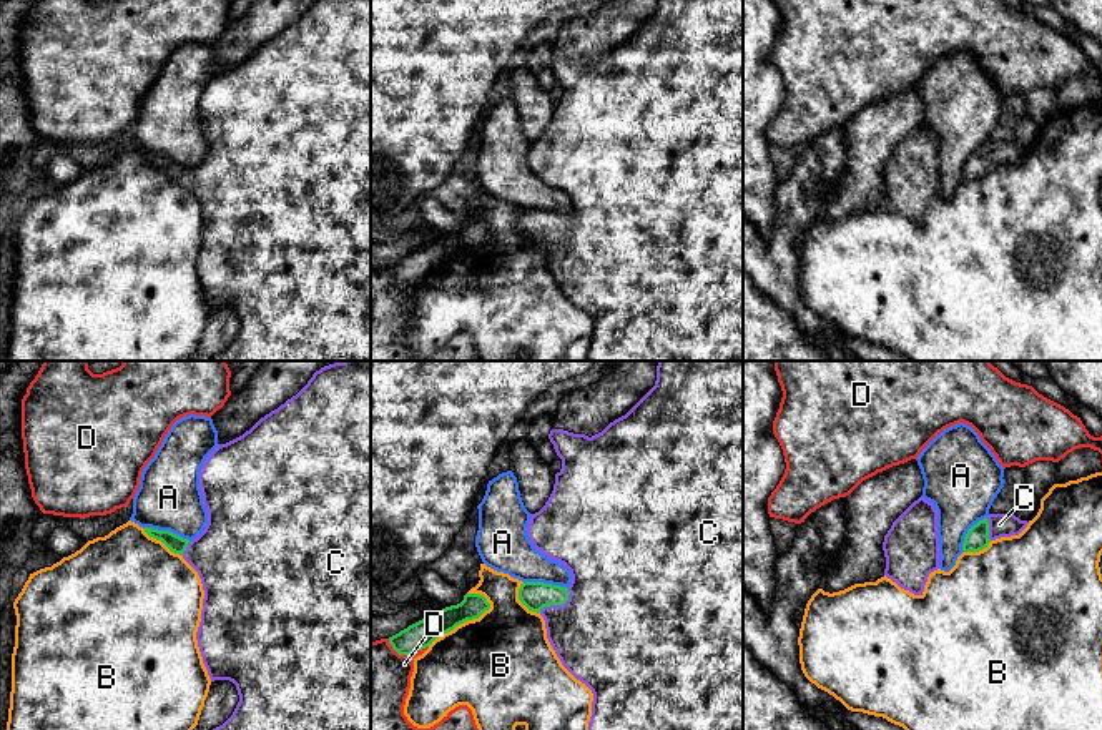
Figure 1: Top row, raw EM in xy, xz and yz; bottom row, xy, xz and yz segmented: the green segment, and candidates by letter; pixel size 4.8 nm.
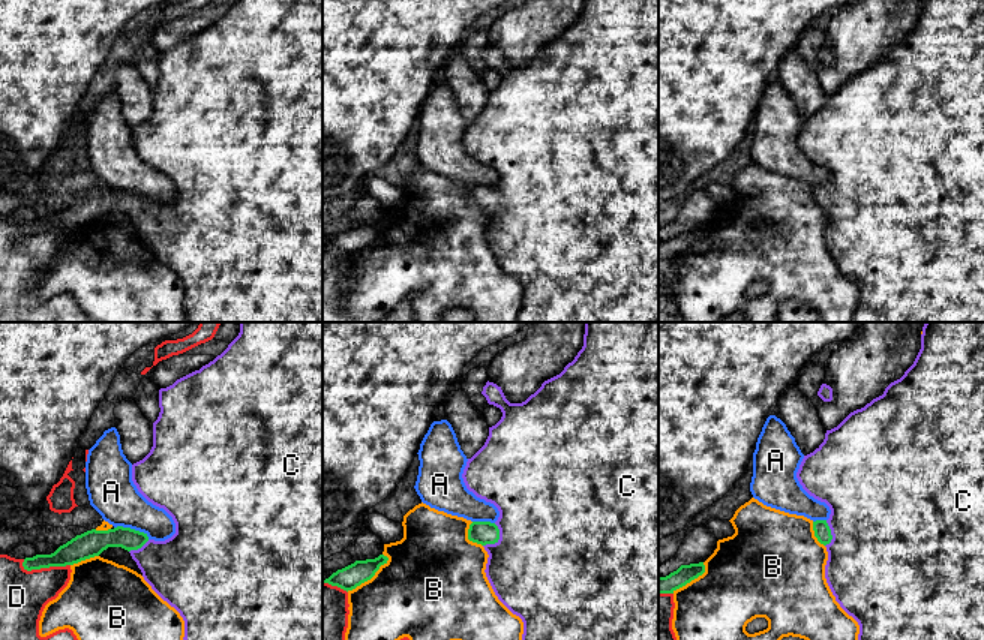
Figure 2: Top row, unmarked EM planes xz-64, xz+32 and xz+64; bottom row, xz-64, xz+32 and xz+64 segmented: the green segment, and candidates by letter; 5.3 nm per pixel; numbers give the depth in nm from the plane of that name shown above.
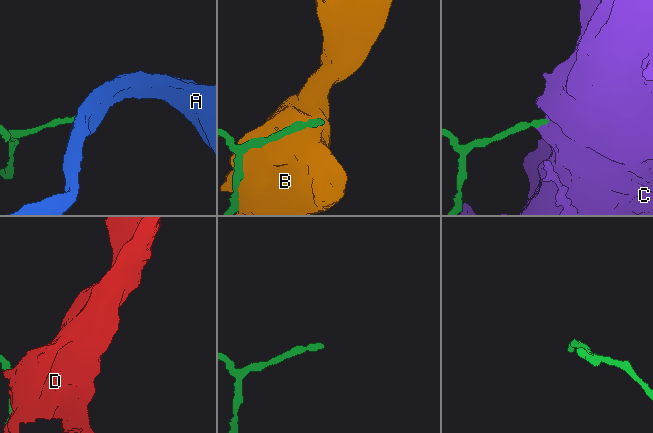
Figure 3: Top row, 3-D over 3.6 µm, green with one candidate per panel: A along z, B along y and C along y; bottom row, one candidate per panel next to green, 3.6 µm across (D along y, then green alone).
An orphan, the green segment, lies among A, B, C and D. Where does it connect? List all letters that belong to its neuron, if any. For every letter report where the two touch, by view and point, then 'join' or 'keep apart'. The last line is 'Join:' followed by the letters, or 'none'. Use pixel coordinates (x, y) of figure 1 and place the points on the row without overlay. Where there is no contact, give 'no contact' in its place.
A: meets green in xy at (167, 158); keep apart
B: meets green in xz at (462, 250); keep apart
C: meets green in xz at (557, 231); join
D: meets green in xz at (406, 281); keep apart
Join: C

